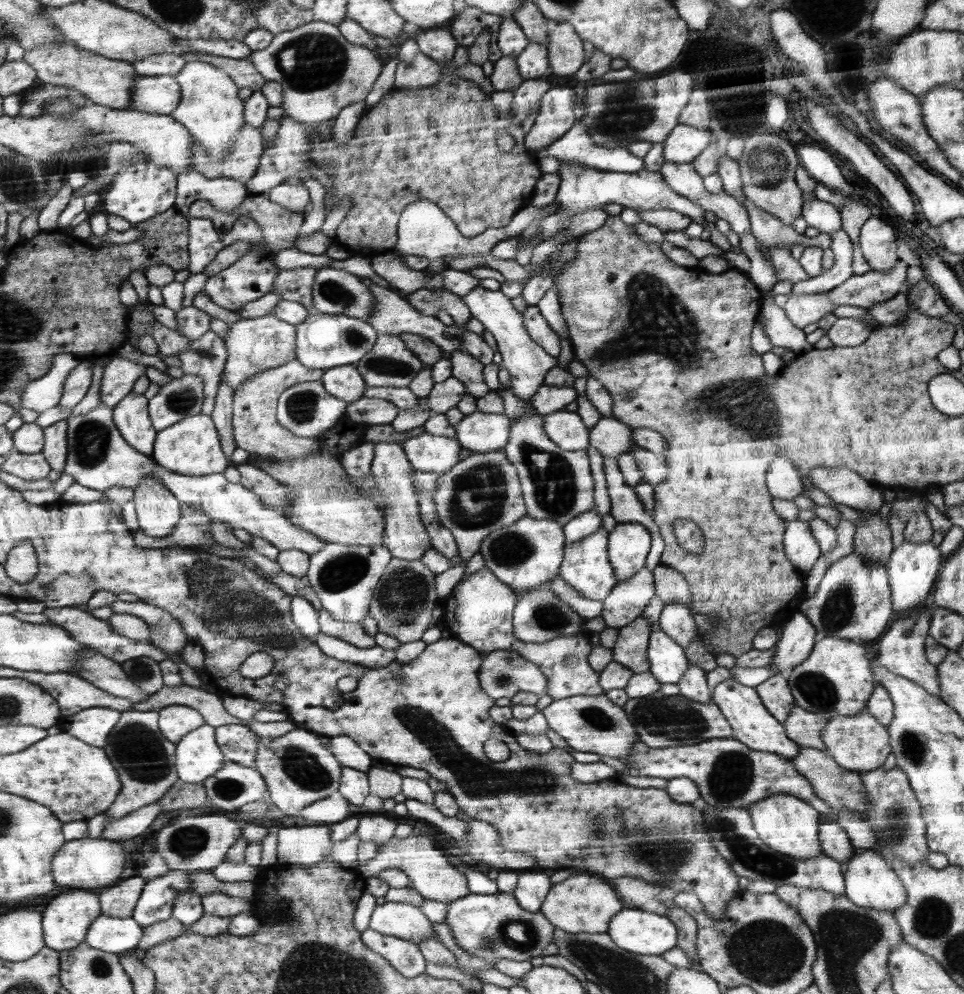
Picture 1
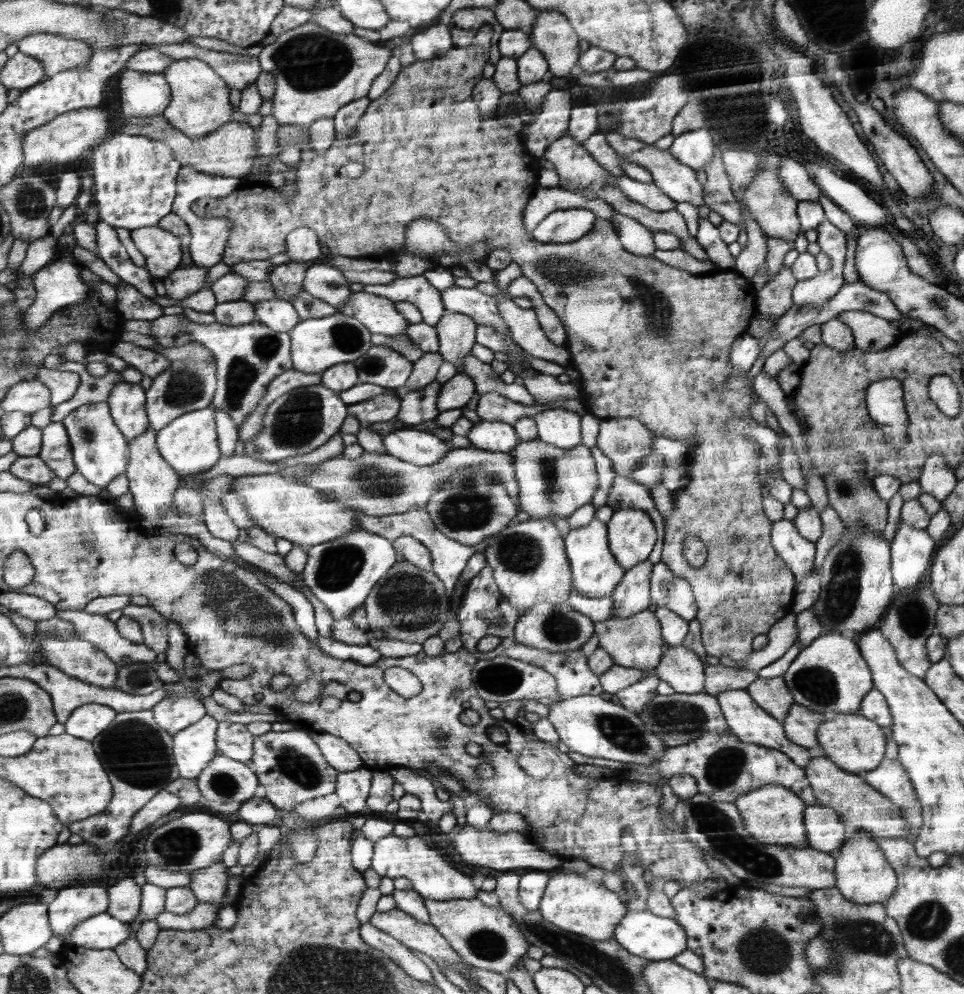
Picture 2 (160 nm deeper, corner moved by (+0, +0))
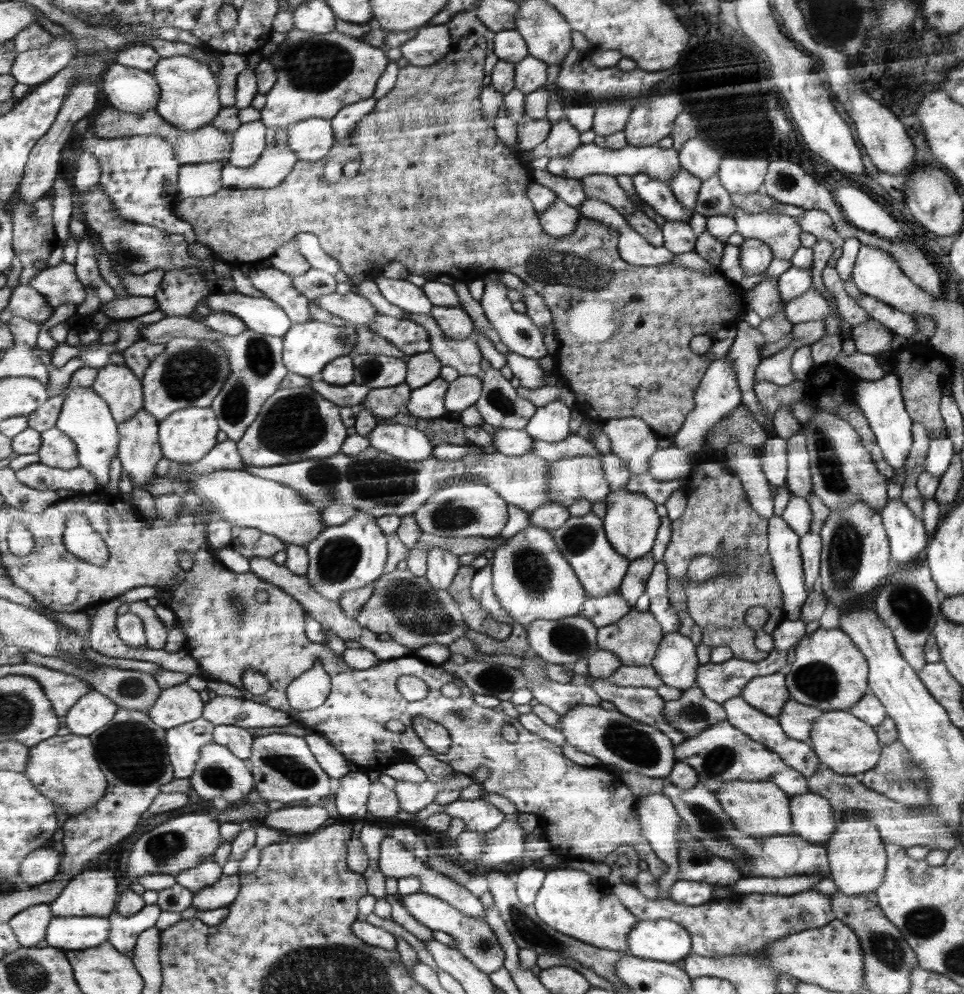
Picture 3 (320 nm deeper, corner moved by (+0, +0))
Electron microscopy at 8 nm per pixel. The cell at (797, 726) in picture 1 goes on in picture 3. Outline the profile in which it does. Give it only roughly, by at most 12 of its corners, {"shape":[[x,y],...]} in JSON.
{"shape":[[790,698],[777,719],[790,738],[806,741],[824,713]]}

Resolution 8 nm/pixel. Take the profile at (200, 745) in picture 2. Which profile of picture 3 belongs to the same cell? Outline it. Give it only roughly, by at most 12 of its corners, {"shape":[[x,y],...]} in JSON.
{"shape":[[200,717],[166,730],[176,780],[195,772],[213,722]]}

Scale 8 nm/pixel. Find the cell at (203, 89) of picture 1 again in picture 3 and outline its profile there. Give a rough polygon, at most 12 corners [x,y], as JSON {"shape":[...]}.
{"shape":[[189,56],[161,58],[155,110],[200,130],[222,108],[221,82]]}

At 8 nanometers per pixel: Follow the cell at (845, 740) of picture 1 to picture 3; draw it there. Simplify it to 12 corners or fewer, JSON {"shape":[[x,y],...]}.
{"shape":[[844,710],[814,722],[813,750],[842,775],[874,769],[874,728]]}

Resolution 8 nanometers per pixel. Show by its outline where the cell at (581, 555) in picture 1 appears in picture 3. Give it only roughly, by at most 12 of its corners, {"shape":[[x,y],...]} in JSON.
{"shape":[[570,515],[550,529],[587,596],[620,590],[630,560],[602,518]]}

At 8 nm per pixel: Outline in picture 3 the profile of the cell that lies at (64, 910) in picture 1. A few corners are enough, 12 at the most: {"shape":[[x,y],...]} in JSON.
{"shape":[[86,870],[51,905],[56,917],[110,917],[118,882]]}

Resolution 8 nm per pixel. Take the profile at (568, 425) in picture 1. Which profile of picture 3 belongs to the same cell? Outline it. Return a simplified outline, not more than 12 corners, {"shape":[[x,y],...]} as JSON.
{"shape":[[553,400],[538,407],[523,429],[550,443],[570,436],[572,409]]}

